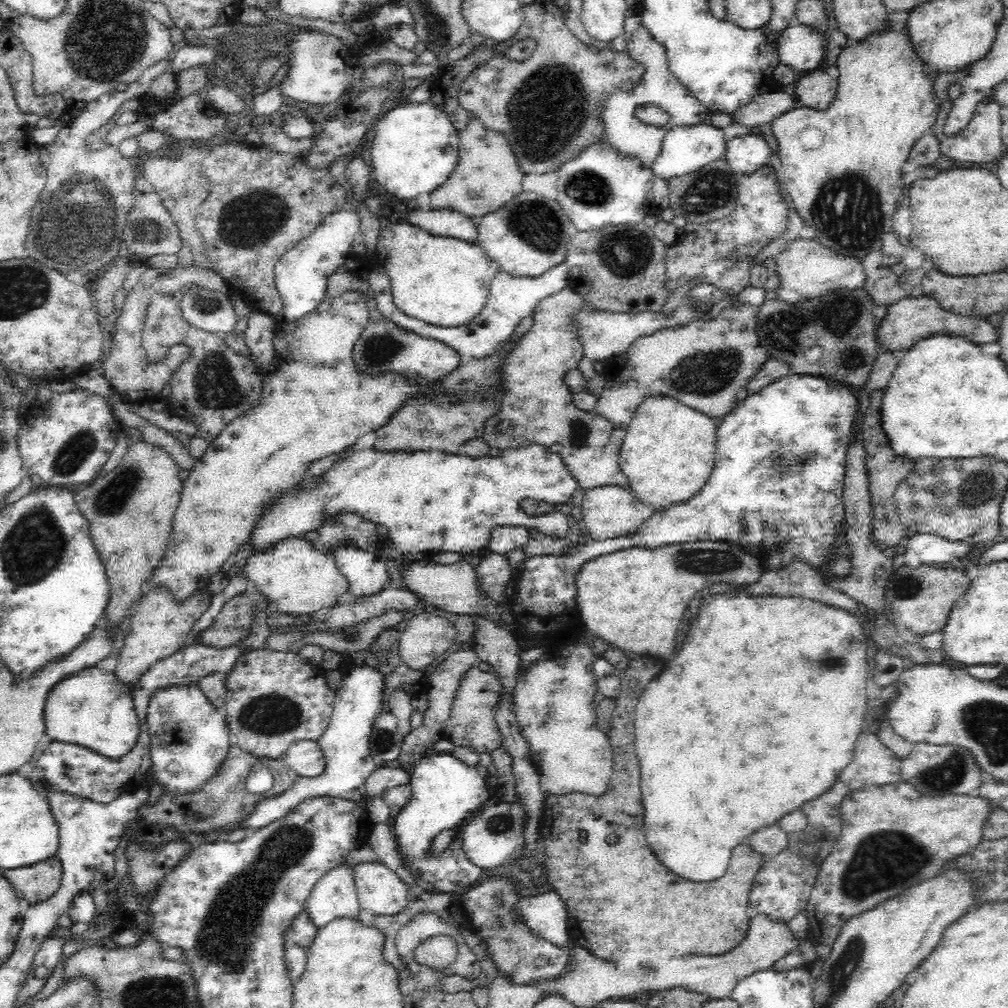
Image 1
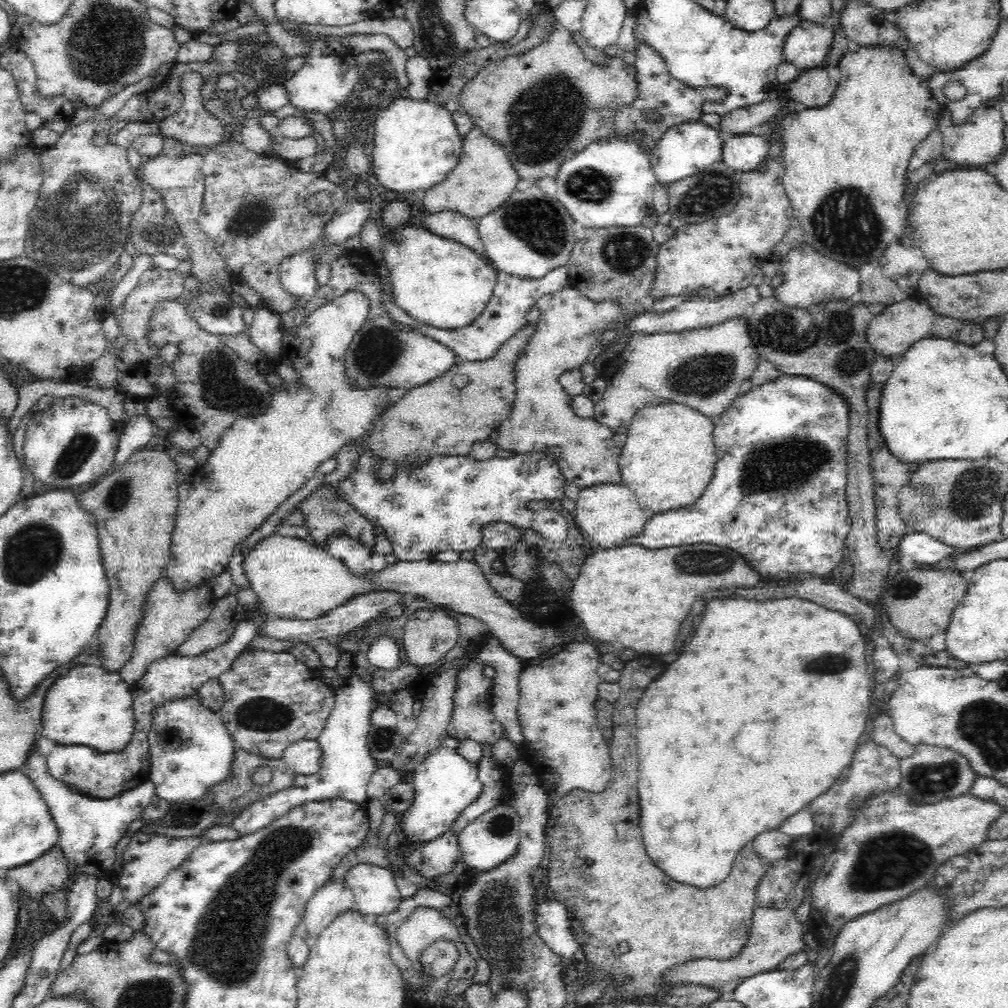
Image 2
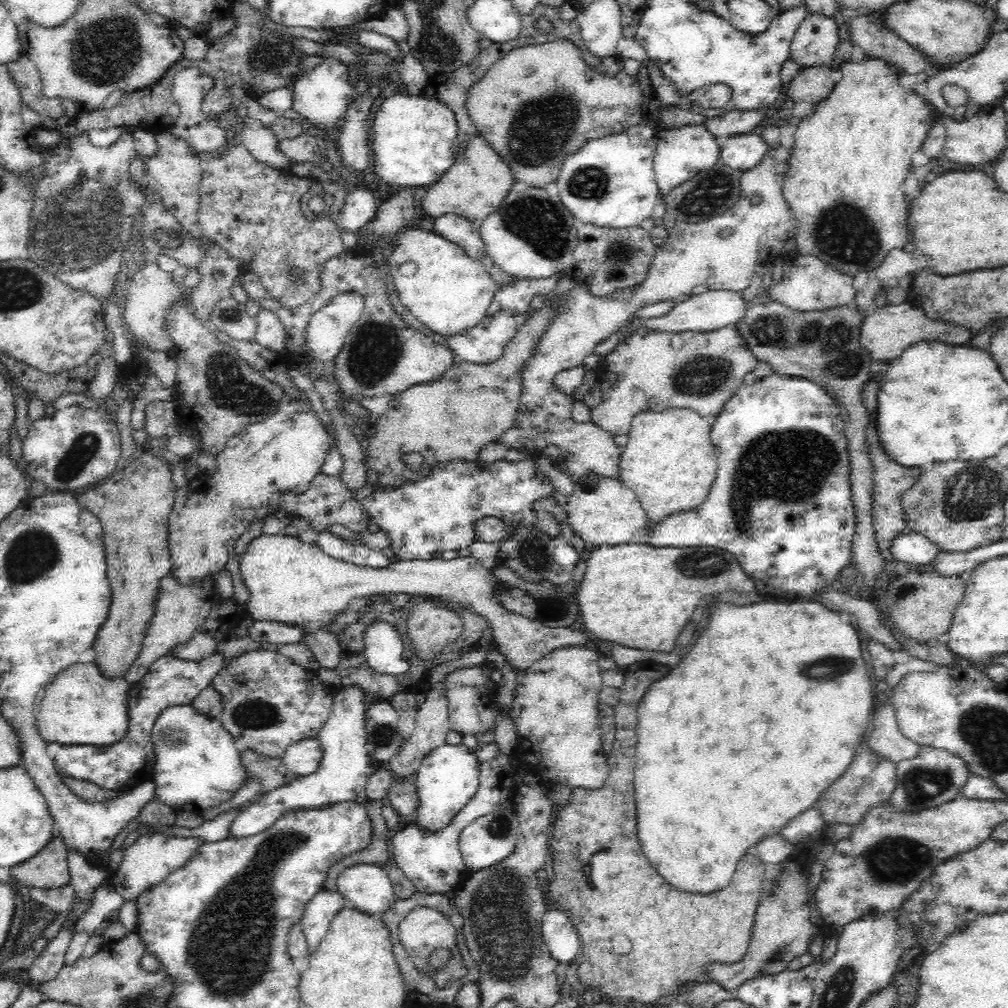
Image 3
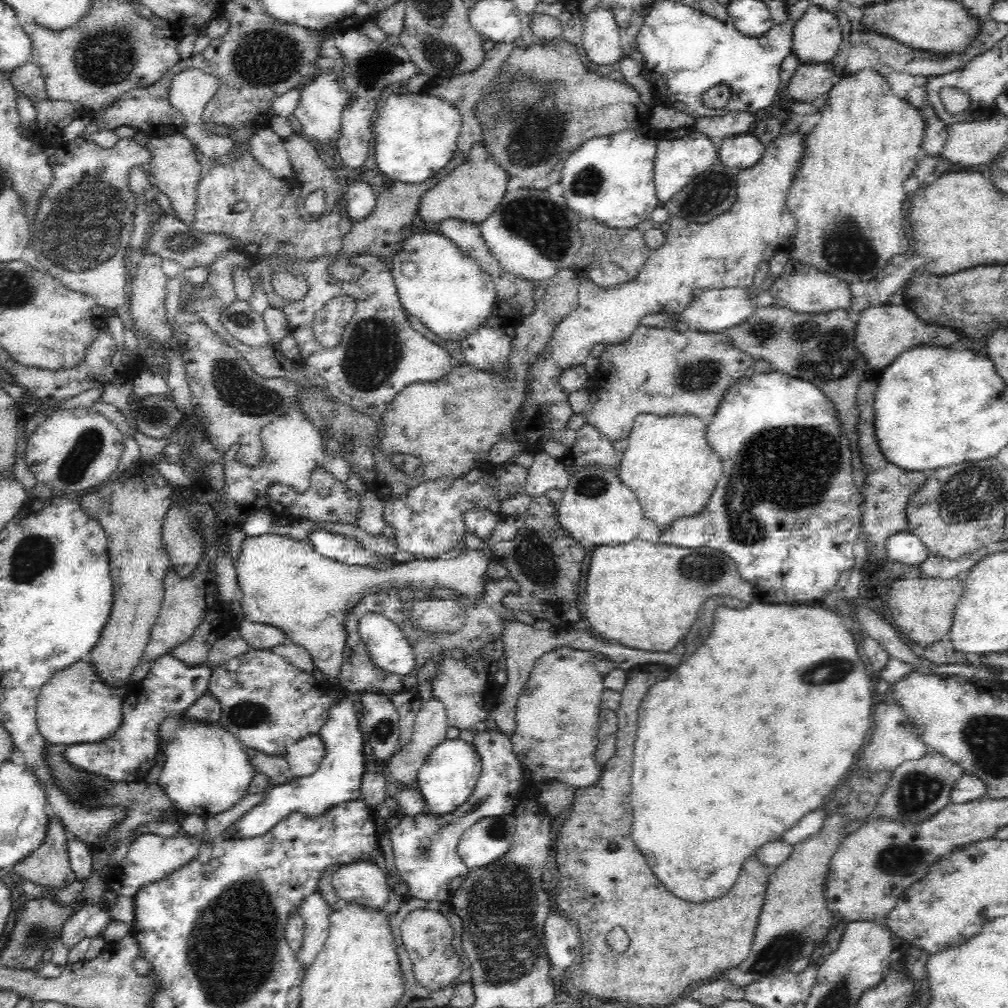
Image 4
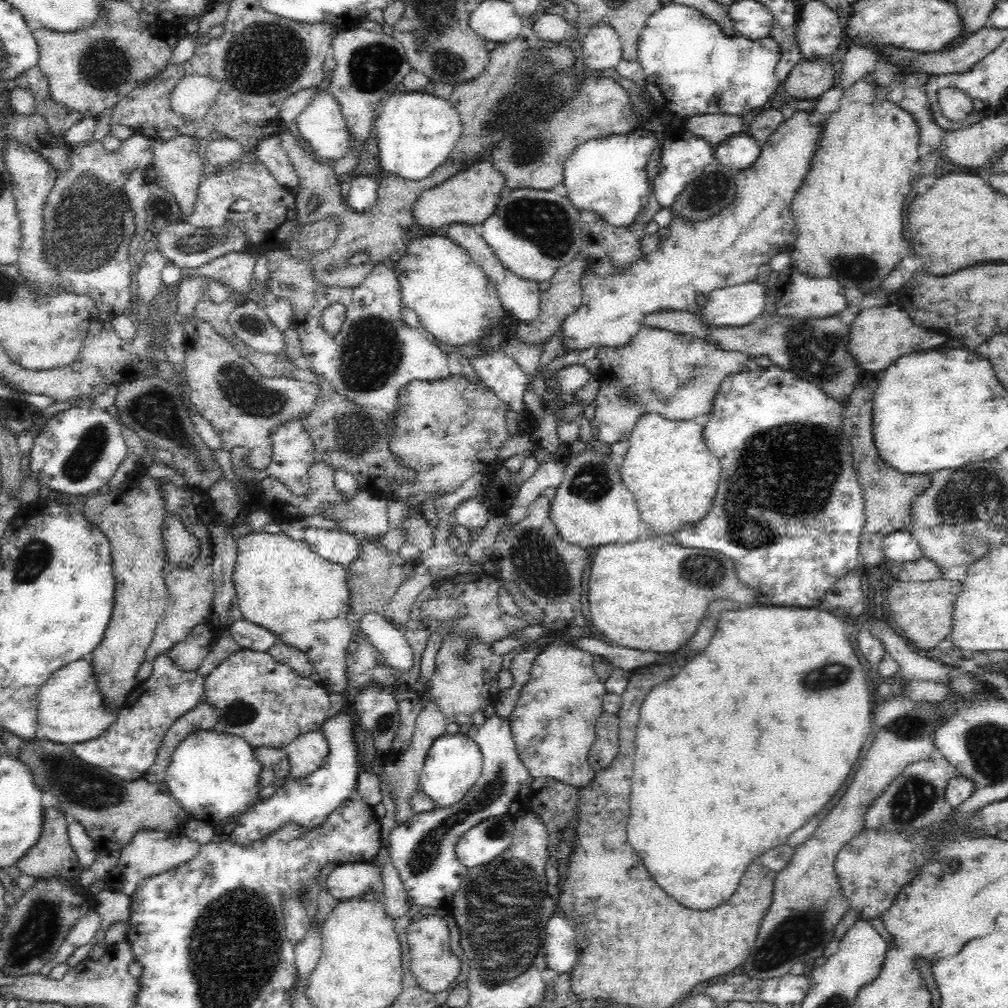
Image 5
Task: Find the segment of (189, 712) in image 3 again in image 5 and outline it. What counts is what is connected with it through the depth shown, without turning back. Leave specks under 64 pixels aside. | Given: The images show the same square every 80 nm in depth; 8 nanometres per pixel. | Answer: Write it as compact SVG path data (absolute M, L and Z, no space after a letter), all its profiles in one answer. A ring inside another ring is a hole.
M198 730L177 744L163 781L191 818L224 832L239 816L262 802L259 792L264 788L260 785L263 766L256 760L253 750L240 736Z

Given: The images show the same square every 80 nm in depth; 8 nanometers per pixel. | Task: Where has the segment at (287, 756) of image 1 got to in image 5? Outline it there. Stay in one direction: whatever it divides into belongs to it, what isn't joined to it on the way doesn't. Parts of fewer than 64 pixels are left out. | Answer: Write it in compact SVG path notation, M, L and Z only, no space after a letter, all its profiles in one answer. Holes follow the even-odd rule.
M322 730L306 732L288 744L287 753L289 777L299 779L320 768L320 764L328 756L328 740Z

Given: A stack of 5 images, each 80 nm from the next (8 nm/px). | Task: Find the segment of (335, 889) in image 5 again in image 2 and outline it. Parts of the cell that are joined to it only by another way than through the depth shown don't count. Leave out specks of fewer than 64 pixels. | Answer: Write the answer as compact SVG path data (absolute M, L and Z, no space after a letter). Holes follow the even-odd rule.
M362 863L348 871L344 880L354 893L356 910L362 915L382 916L398 910L403 898L388 866Z

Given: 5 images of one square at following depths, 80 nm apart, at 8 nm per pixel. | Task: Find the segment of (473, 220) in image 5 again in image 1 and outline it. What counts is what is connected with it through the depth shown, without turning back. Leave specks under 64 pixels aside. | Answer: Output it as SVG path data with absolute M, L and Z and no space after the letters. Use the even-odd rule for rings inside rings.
M470 118L468 124L458 131L459 162L444 186L430 194L430 208L454 209L473 217L496 212L519 196L523 192L522 178L525 178L525 172L520 169L520 163L506 135L485 128L479 118Z

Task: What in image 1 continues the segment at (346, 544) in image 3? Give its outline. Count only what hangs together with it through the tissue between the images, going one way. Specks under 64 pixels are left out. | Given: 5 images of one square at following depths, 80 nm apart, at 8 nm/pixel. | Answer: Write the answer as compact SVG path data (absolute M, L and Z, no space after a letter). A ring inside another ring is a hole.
M352 546L338 548L334 552L335 563L348 583L348 593L356 601L380 595L391 585L384 559L369 555Z

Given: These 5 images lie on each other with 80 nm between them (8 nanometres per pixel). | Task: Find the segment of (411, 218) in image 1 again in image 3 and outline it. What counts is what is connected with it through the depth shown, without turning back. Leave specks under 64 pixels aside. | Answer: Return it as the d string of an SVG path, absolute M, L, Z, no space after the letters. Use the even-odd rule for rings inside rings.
M444 213L437 216L432 222L432 229L436 234L443 236L446 240L456 243L473 259L479 262L496 281L497 285L501 285L511 281L513 277L500 270L496 266L486 248L483 240L479 235L477 224L472 224L470 219L461 217L456 213Z

